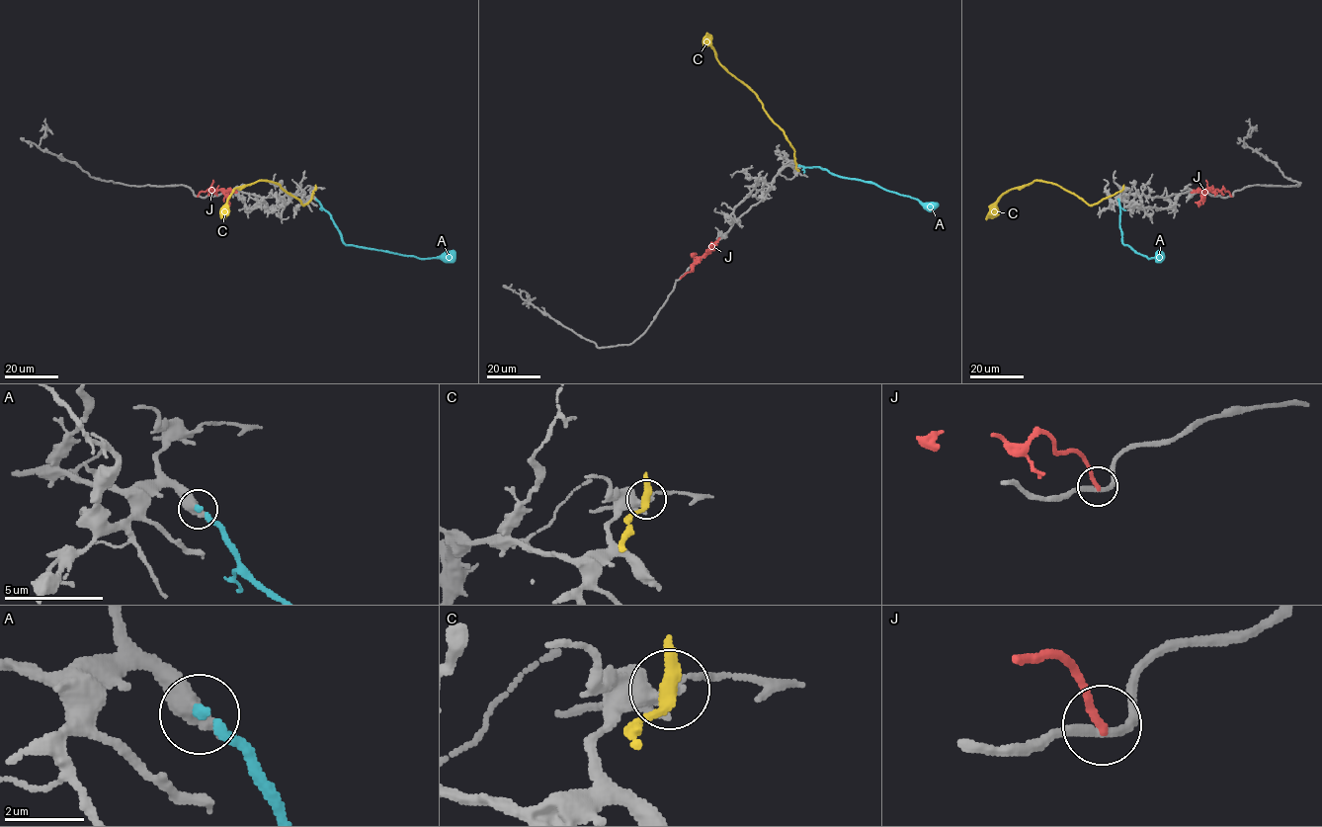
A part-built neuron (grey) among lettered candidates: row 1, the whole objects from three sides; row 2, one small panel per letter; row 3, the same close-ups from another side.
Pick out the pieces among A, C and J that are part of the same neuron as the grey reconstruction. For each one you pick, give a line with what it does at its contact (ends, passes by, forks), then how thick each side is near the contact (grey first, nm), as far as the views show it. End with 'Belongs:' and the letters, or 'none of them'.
Belongs: none of them

